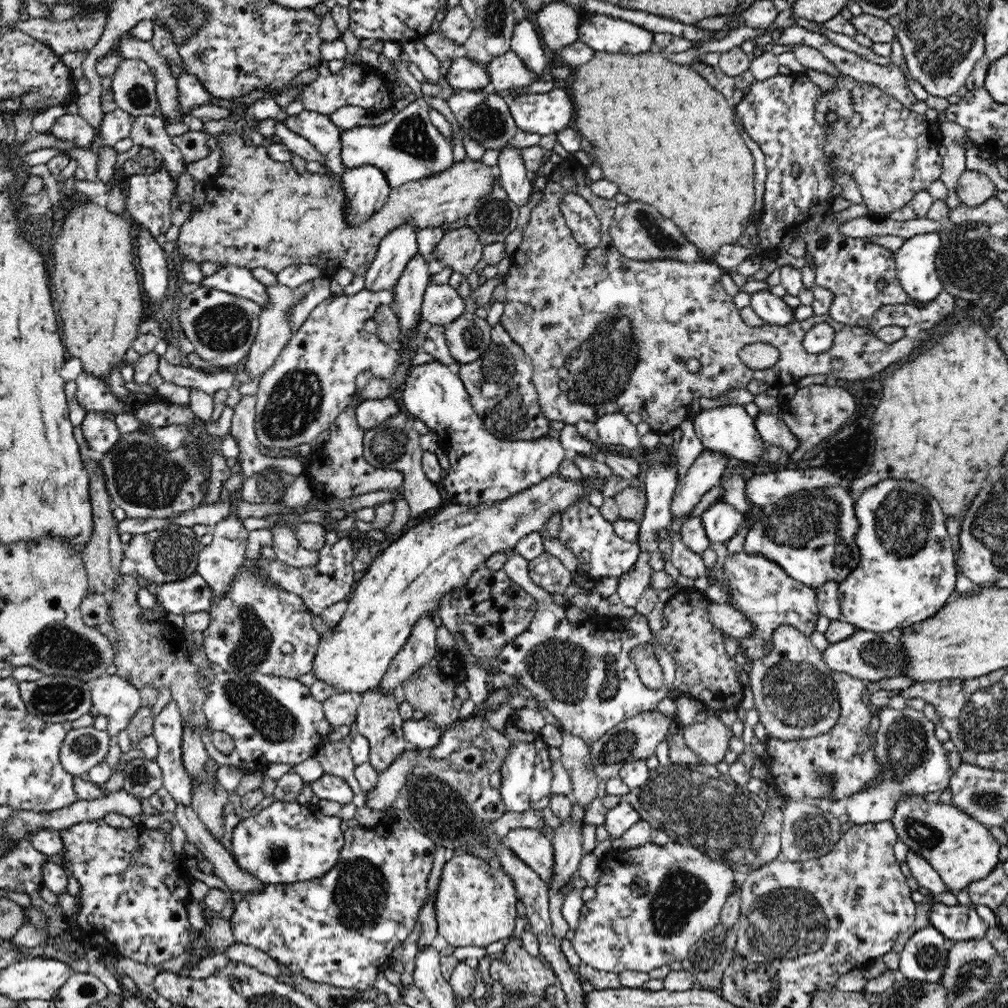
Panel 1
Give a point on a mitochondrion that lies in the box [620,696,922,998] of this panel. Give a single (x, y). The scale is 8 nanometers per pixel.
(695, 805)

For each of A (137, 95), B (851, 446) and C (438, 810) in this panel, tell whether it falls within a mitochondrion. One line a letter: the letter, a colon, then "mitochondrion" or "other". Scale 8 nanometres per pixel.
A: mitochondrion
B: other
C: mitochondrion

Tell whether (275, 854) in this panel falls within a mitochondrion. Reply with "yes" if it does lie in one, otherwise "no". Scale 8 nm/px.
yes

